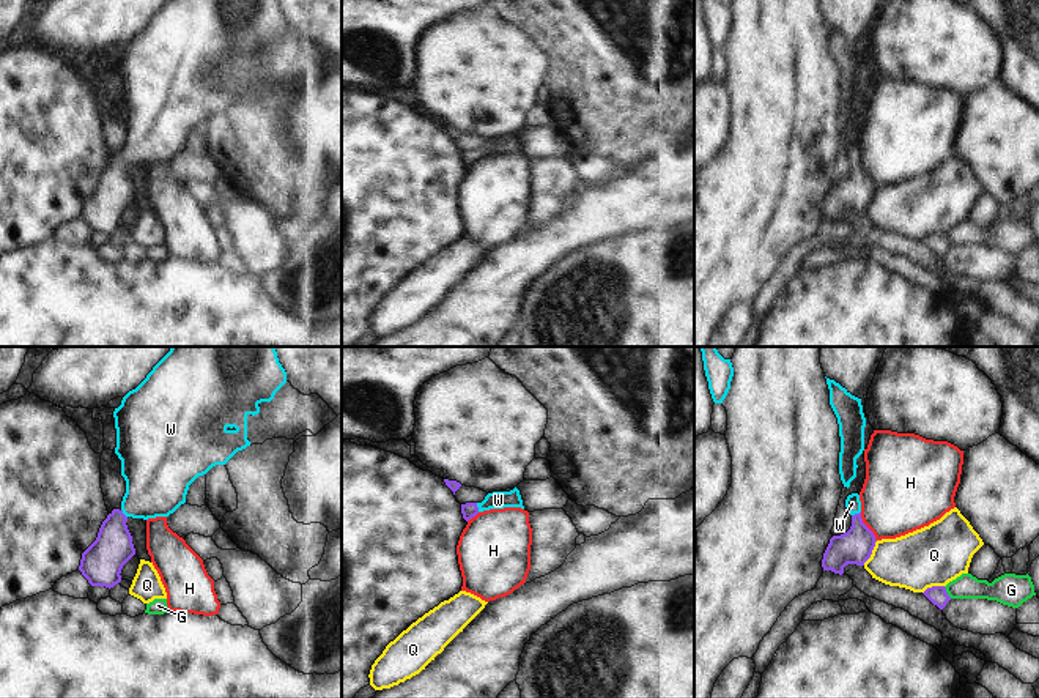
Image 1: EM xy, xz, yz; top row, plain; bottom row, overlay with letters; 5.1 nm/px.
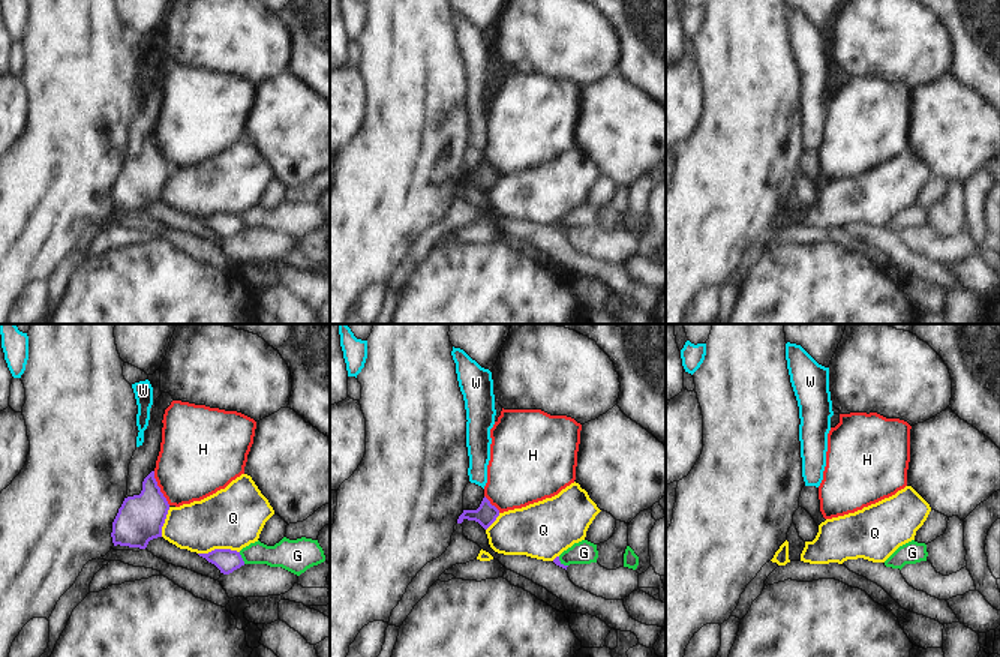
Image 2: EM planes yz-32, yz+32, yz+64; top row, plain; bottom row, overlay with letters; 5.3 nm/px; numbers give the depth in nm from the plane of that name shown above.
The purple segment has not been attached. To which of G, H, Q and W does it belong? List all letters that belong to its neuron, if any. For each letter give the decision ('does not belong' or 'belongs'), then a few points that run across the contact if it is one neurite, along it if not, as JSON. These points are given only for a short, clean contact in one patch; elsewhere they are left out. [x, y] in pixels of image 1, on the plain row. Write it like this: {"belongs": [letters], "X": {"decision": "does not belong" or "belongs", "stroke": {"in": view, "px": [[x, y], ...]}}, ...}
{"belongs": ["W"], "G": {"decision": "does not belong"}, "H": {"decision": "does not belong", "stroke": {"in": "yz", "px": [[860, 159], [861, 169], [876, 188]]}}, "Q": {"decision": "does not belong"}, "W": {"decision": "belongs", "stroke": {"in": "xz", "px": [[469, 156], [477, 155], [498, 147]]}}}

